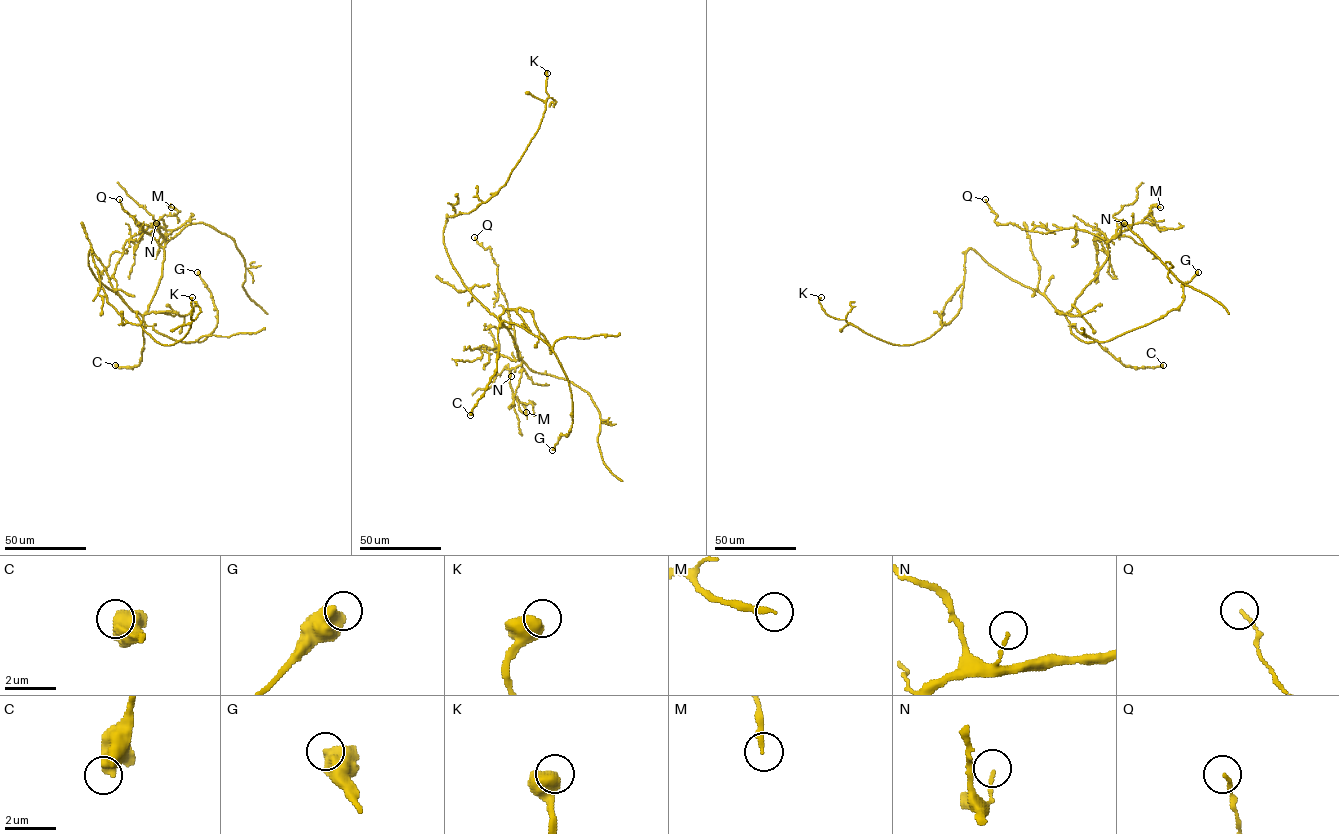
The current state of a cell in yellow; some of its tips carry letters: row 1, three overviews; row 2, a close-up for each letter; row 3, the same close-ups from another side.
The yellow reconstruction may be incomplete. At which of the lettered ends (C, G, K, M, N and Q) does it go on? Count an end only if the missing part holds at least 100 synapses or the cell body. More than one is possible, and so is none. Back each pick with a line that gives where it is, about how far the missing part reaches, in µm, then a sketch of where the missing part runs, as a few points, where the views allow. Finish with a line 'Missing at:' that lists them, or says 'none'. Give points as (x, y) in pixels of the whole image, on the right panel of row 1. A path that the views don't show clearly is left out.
Missing at: none

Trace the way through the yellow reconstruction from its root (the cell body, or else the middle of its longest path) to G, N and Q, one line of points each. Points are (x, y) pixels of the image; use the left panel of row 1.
G: (110, 289), (158, 333), (179, 341), (200, 342), (216, 327), (217, 311), (210, 291), (197, 272)
N: (110, 289), (133, 311), (143, 315), (147, 311), (161, 278), (167, 242), (167, 237), (155, 228), (156, 223)
Q: (110, 289), (143, 315), (164, 259), (165, 239), (159, 228), (143, 231), (119, 199)

